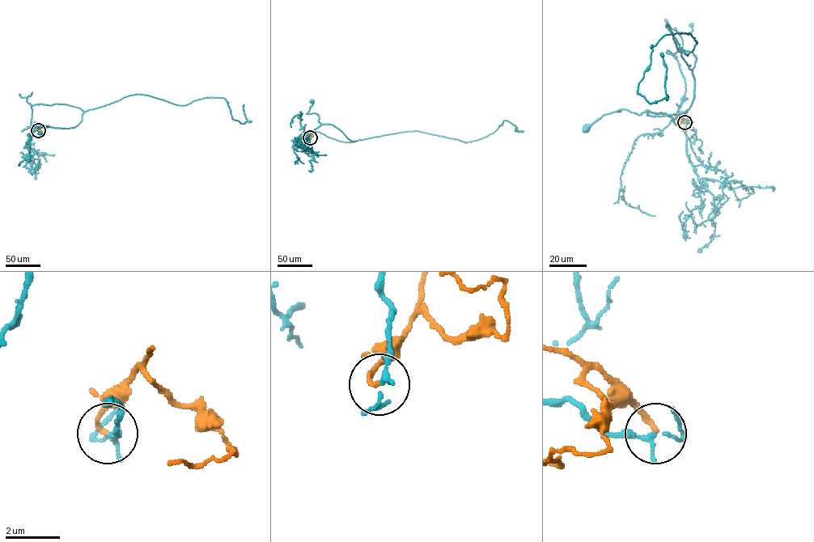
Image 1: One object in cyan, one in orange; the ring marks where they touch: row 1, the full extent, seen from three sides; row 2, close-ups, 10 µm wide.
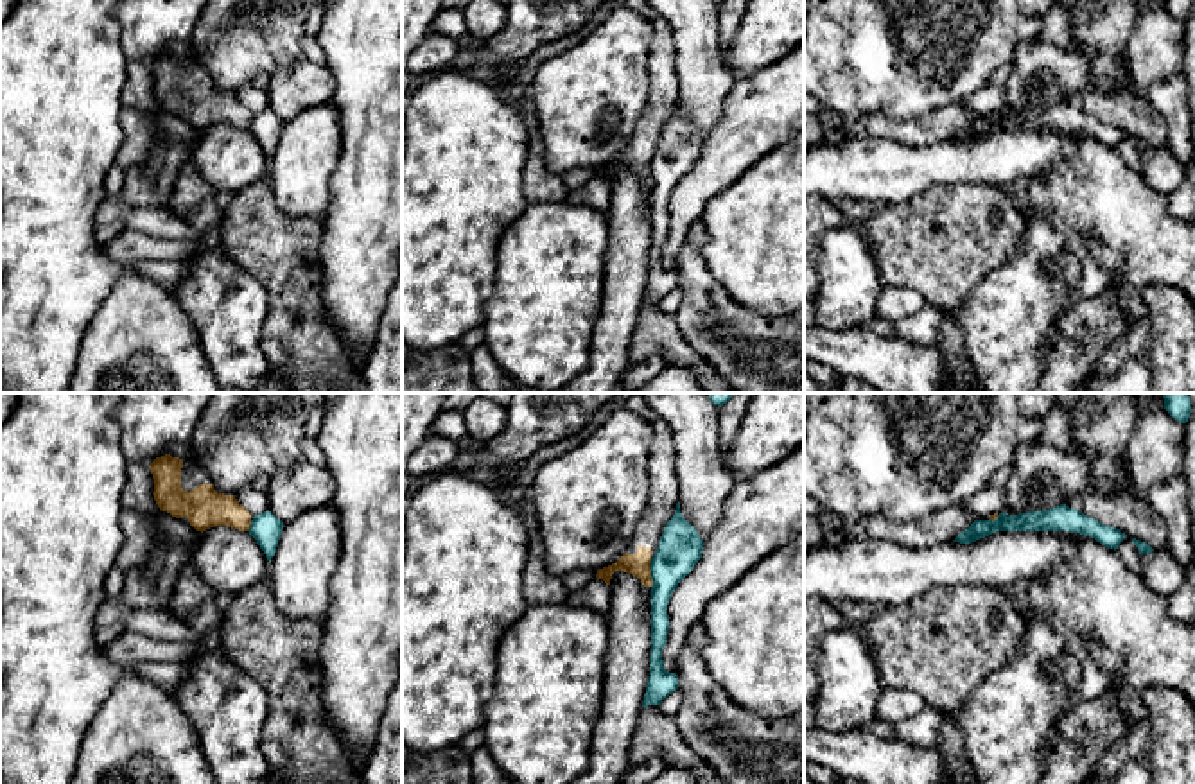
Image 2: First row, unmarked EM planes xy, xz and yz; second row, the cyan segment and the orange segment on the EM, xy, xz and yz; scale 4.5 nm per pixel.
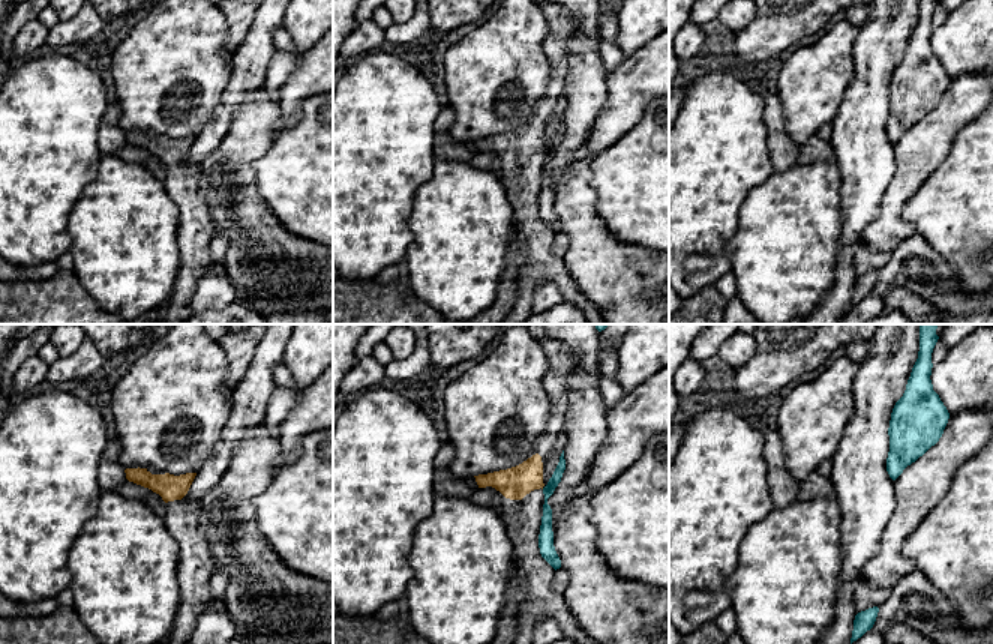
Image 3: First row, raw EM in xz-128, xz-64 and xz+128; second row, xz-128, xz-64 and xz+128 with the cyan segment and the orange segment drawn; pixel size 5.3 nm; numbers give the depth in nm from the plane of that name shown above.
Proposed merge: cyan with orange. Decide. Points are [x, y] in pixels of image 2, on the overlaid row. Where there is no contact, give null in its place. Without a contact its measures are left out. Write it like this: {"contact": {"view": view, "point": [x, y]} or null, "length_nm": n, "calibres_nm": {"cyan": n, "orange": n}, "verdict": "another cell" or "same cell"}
{"contact": {"view": "xz", "point": [652, 573]}, "length_nm": 130, "calibres_nm": {"cyan": 190, "orange": 100}, "verdict": "another cell"}

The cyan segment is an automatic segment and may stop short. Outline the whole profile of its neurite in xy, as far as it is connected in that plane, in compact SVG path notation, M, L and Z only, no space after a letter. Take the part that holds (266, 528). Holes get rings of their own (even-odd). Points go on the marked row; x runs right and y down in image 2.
M269 510L255 515L251 520L249 535L257 540L269 562L276 553L282 529L283 522L278 520Z

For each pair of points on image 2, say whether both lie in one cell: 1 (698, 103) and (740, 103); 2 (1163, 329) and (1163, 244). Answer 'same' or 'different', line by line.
1: different
2: different

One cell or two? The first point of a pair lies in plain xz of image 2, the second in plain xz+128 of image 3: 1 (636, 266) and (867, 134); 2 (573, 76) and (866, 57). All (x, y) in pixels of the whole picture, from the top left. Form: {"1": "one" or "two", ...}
{"1": "one", "2": "two"}

